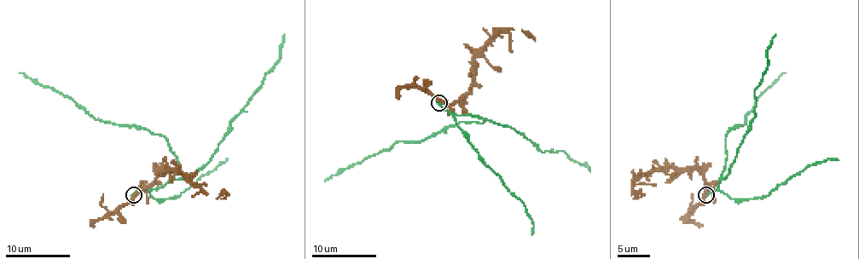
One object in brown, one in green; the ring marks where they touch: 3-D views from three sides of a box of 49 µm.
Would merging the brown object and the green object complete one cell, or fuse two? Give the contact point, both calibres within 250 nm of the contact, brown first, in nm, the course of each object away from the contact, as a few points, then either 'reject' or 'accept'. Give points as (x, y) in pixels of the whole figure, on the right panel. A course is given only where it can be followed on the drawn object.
place (706, 195); calibres 320 and 260 nm; course brown (705, 195), (707, 184), (694, 168), (652, 168), (633, 184), (633, 198), (640, 193), (644, 195); course green (705, 195), (719, 187), (725, 162), (725, 134), (732, 128), (745, 123), (745, 116), (757, 99), (785, 72); reject

